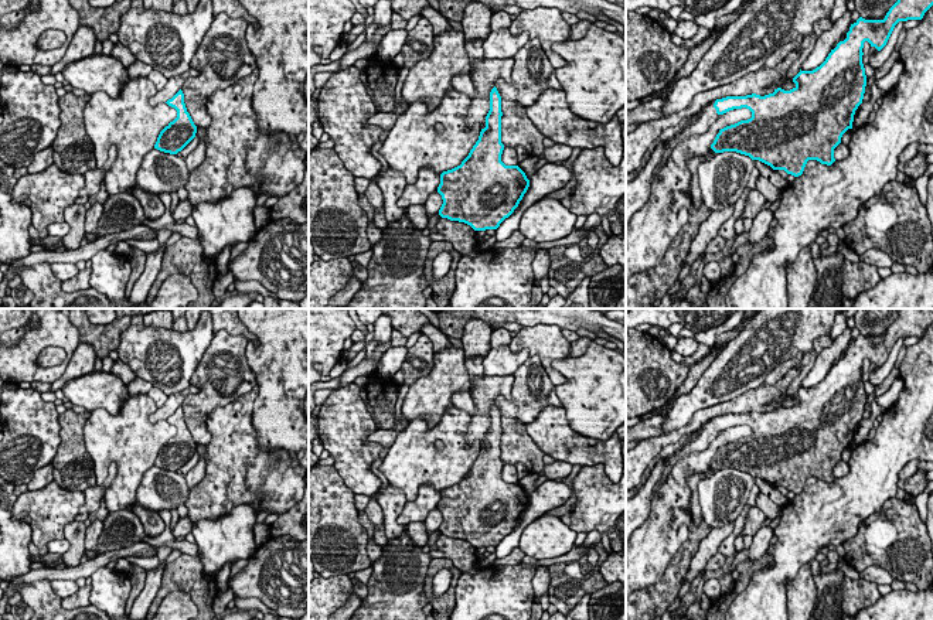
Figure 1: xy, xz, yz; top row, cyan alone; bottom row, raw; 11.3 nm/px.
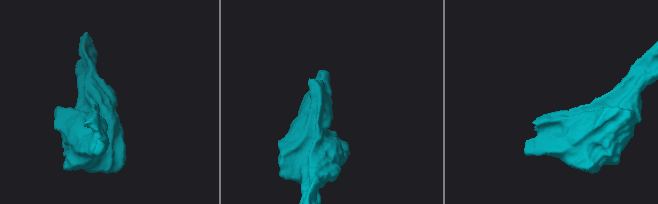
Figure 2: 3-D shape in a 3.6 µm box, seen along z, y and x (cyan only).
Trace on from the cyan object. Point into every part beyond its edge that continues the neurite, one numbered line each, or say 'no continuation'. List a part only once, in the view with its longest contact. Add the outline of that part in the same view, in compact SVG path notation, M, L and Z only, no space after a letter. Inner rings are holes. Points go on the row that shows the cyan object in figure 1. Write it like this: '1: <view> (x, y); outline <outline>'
1: yz (673, 136); outline M715 101L708 103L698 115L698 119L694 123L691 122L691 119L695 115L691 115L685 117L680 125L665 129L661 133L661 136L657 140L654 140L651 146L647 149L646 154L643 156L641 164L631 173L626 174L626 184L633 181L639 176L639 173L646 167L660 142L665 143L667 150L672 150L684 139L702 134L709 126L712 126L719 116L716 113L716 109L714 108L714 103Z

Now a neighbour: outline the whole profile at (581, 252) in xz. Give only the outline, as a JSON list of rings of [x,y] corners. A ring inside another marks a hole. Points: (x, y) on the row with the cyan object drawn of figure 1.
[[[595,229],[586,234],[586,238],[579,243],[571,245],[565,251],[565,256],[576,263],[589,262],[596,251],[599,243],[599,236],[596,235]]]

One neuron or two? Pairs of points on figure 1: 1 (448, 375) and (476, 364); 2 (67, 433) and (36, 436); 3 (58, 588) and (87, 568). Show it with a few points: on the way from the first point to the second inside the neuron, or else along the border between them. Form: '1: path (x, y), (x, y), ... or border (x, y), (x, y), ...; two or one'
1: border (482, 356), (473, 356), (465, 363), (469, 387); two
2: border (58, 415), (60, 446), (51, 462); two
3: border (74, 579), (54, 579), (51, 582); two

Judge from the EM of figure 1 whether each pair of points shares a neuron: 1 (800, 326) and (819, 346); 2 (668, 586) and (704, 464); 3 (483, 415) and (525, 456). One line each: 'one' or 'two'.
1: two
2: two
3: two

